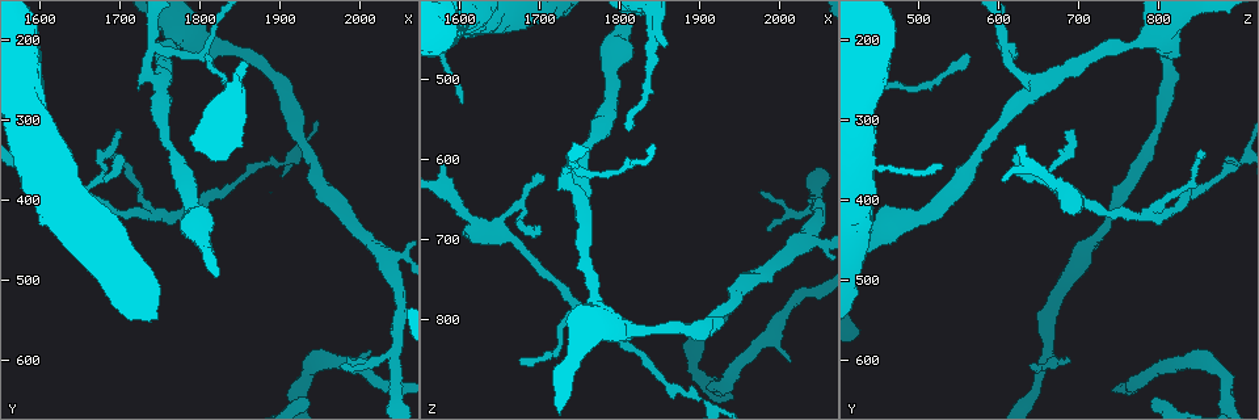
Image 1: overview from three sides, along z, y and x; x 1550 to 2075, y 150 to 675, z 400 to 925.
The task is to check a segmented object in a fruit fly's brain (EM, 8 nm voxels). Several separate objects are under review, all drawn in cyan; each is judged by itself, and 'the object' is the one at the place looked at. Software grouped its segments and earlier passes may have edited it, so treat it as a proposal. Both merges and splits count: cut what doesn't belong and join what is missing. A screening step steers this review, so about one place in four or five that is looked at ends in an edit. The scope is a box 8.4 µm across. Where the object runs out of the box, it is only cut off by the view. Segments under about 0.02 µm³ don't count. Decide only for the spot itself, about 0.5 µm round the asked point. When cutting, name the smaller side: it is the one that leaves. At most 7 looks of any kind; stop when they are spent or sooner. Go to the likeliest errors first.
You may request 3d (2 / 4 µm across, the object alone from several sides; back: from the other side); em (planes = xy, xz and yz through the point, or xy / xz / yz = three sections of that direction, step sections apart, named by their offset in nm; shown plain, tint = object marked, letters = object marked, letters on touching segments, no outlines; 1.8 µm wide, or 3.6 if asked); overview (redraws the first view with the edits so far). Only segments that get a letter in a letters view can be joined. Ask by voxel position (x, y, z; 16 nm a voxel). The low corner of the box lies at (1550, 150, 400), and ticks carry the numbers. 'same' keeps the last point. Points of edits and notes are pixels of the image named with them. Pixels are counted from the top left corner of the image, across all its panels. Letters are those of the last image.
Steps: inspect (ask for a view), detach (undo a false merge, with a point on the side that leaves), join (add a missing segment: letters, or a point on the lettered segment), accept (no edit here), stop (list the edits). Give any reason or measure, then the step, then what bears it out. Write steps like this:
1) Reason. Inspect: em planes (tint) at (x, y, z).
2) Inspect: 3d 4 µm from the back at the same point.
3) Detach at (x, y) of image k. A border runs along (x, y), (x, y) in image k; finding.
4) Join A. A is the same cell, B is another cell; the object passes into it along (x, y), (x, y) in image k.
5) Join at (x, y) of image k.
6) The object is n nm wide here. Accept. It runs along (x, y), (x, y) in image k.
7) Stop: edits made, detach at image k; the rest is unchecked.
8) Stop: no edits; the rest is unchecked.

Abrupt turn. Inspect: em planes (letters) at (1745, 420, 780).

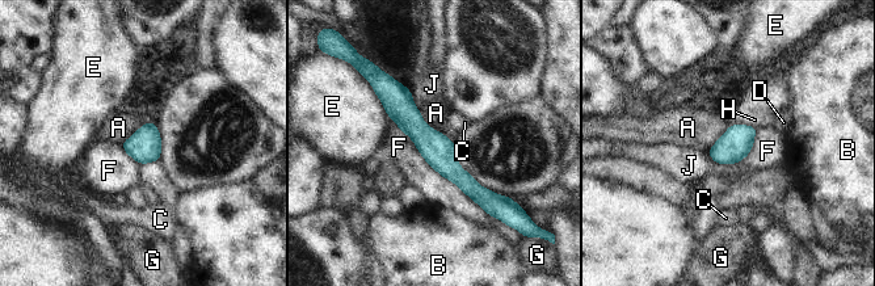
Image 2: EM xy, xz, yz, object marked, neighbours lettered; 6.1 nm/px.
Accept. A, B, C, D, E, F, G, H and J are other cells; it runs along (385, 85), (415, 127), (486, 205) in image 2; one neuron here.

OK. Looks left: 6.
Free end. Inspect: 3d 4 µm at (2015, 590, 850).

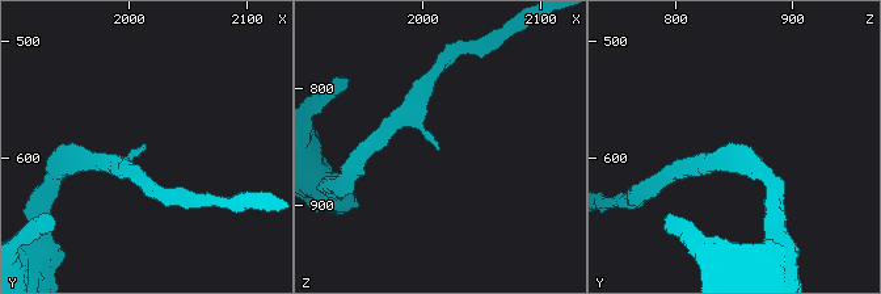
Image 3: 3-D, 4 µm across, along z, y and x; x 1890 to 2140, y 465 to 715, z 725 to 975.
Inspect: em xy step 16 (letters) at (2012, 590, 850).

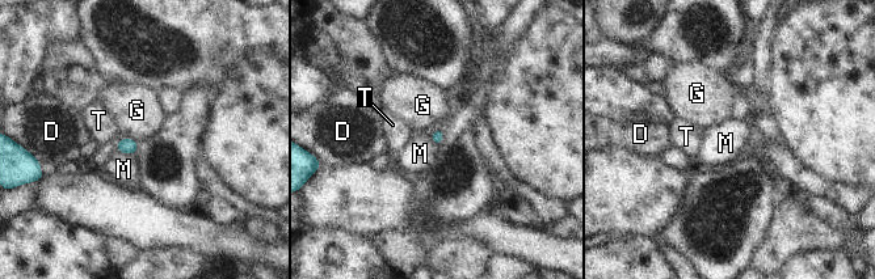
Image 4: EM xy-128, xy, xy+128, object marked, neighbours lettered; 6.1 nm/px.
The longest contact is with G, 120 nm. Accept. D, G, M and T are other cells; a border runs along (120, 138), (133, 138), (138, 143) in image 4; none of them fits.

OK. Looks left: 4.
Tapers out. Inspect: 3d 2 µm from the back at (1675, 350, 850).

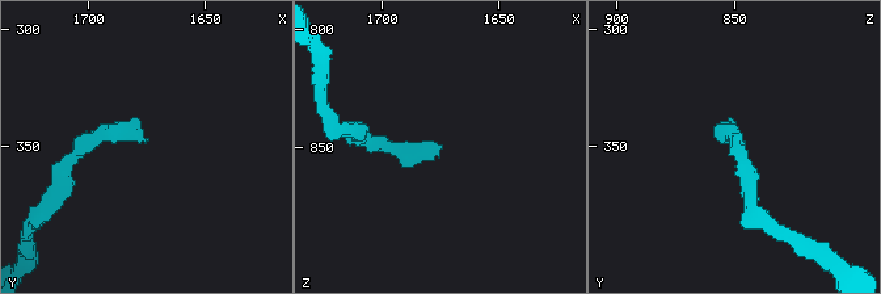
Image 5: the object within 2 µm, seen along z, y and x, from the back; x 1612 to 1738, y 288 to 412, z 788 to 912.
Inspect: em planes (letters) at (1673, 347, 849).

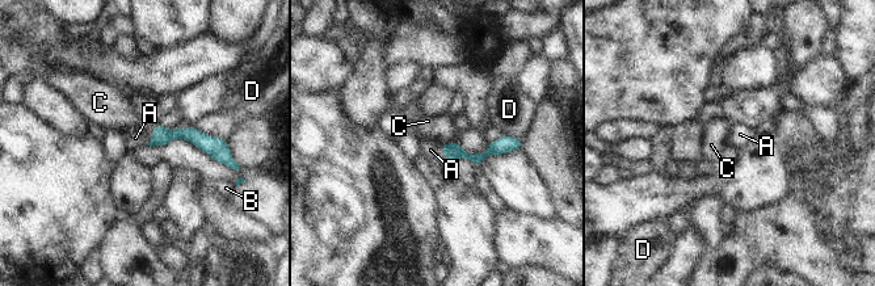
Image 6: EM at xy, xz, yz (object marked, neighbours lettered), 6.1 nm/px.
Join A. A is the same cell, B, C and D are other cells; the object passes into it along (162, 137), (152, 135), (135, 138) in image 6; it goes on there.

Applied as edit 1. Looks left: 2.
Stop: edits made, join at image 6; the rest is unchecked.

